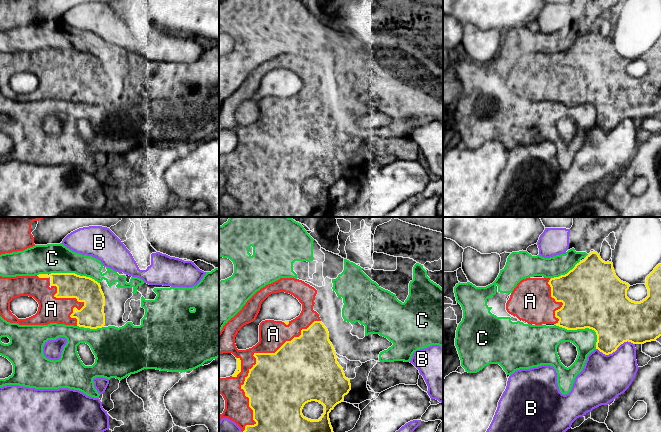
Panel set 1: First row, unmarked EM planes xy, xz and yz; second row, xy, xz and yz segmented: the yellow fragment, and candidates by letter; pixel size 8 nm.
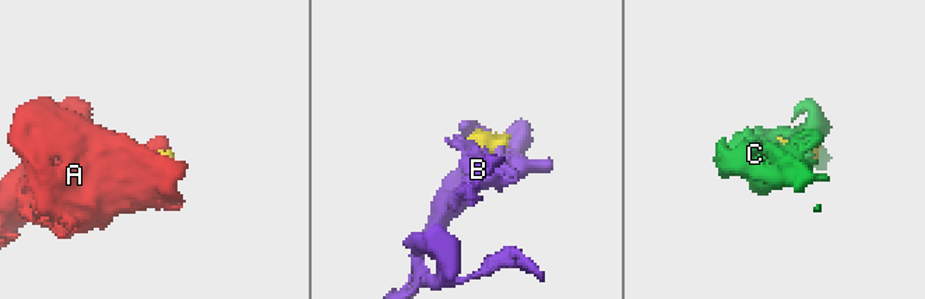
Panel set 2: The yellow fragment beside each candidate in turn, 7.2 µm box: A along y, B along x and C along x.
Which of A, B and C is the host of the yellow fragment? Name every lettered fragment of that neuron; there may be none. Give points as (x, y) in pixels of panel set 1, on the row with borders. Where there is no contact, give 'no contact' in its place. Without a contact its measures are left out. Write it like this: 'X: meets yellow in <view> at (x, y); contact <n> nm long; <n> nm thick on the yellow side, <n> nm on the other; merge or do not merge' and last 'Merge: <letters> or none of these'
A: meets yellow in xz at (256, 361); contact 1100 nm long; 480 nm thick on the yellow side, 220 nm on the other; merge
B: meets yellow in yz at (615, 350); contact 320 nm long; 380 nm thick on the yellow side, 360 nm on the other; do not merge
C: meets yellow in yz at (583, 328); contact 380 nm long; 480 nm thick on the yellow side, 180 nm on the other; do not merge
Merge: A

